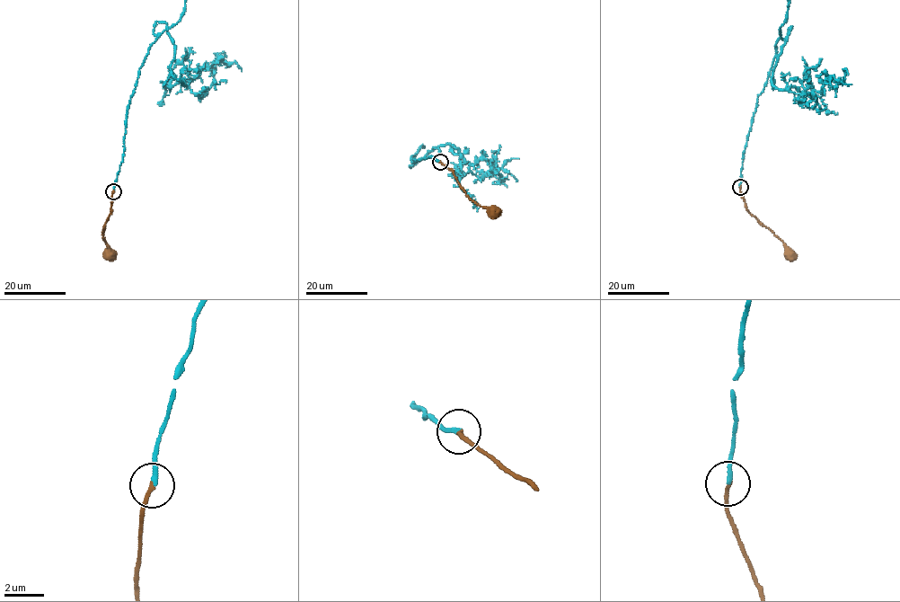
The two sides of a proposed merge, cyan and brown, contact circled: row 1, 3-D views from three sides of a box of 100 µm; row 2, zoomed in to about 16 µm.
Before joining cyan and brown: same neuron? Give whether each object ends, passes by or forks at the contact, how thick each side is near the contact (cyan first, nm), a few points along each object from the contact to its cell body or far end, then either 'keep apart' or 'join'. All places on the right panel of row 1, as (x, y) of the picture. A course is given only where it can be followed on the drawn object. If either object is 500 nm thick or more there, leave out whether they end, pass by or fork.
cyan ends; brown ends; calibres 200 and 200 nm; course cyan (740, 187), (758, 96), (778, 39), (791, 26), (772, 84), (795, 93), (824, 92), (831, 75), (833, 88); course brown (740, 187), (745, 208), (780, 239), (789, 254); join

